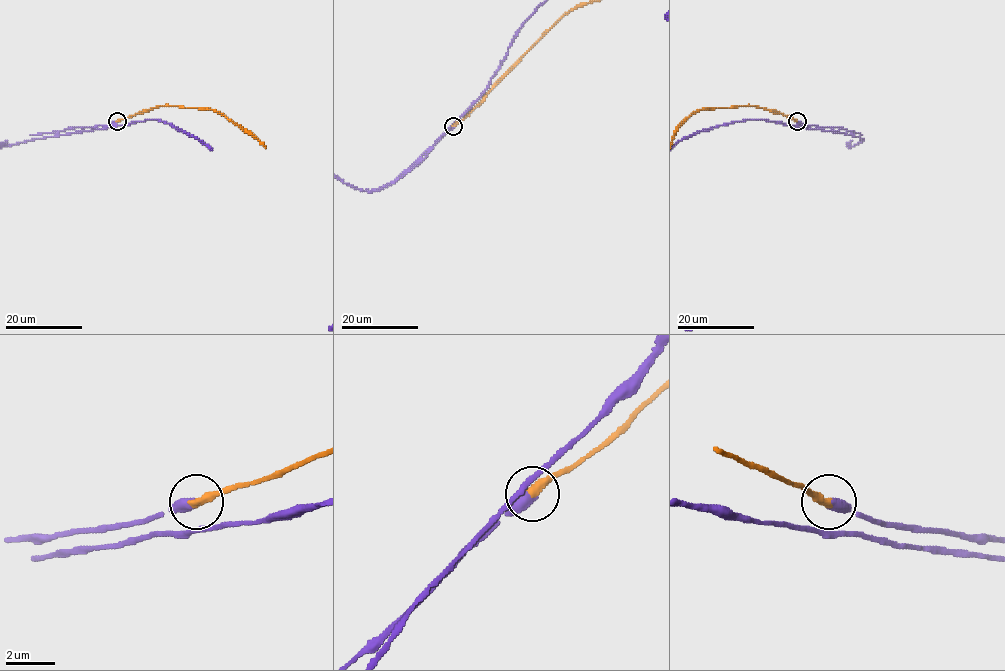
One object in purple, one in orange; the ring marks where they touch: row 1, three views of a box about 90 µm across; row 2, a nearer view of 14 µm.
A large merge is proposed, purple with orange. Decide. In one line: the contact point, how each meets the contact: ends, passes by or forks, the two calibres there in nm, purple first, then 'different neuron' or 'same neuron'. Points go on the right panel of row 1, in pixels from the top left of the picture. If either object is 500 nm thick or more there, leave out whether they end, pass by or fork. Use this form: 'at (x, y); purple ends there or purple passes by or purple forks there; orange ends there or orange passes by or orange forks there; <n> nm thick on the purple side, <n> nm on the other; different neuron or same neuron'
at (797, 121); purple ends there; orange ends there; 440 nm thick on the purple side, 360 nm on the other; same neuron

